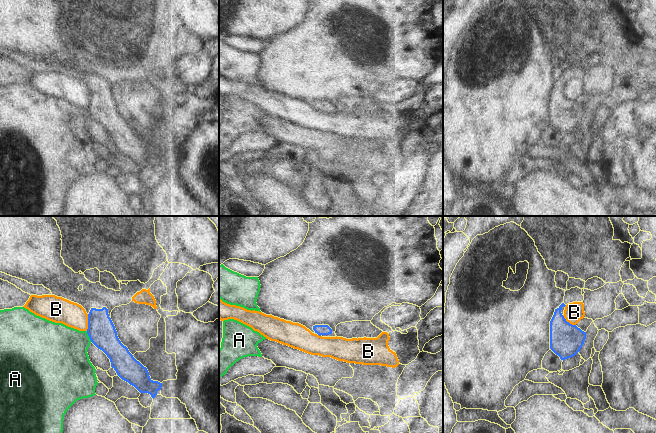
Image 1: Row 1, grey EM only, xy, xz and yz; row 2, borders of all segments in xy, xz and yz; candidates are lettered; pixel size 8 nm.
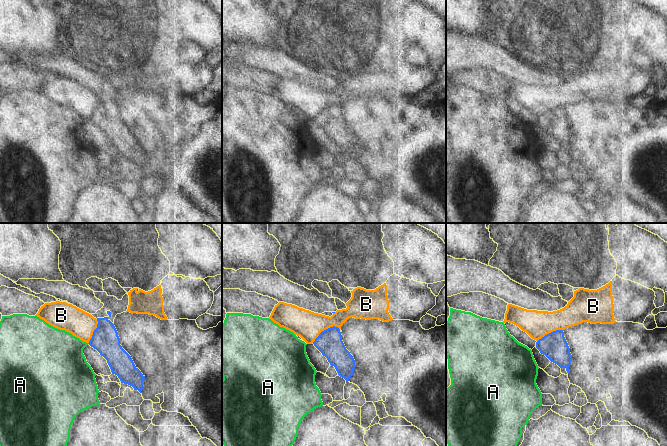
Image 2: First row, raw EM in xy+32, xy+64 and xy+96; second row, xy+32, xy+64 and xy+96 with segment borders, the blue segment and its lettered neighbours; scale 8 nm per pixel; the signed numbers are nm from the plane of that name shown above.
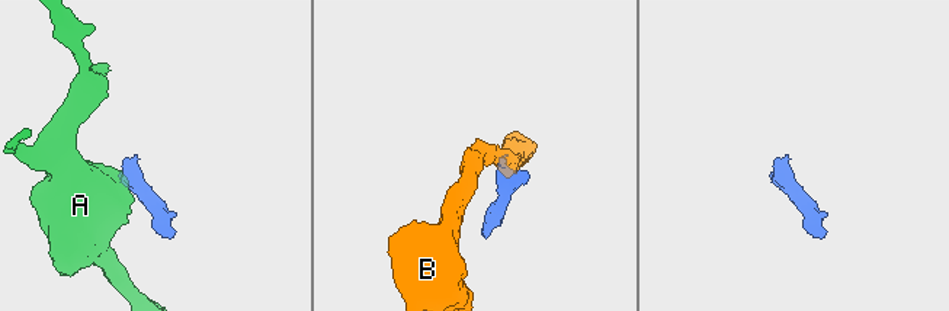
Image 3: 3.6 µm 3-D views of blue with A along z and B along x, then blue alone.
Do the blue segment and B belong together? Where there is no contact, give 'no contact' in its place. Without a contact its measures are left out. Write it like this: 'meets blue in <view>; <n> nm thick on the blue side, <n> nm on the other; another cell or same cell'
meets blue in xy; 220 nm thick on the blue side, 200 nm on the other; another cell

